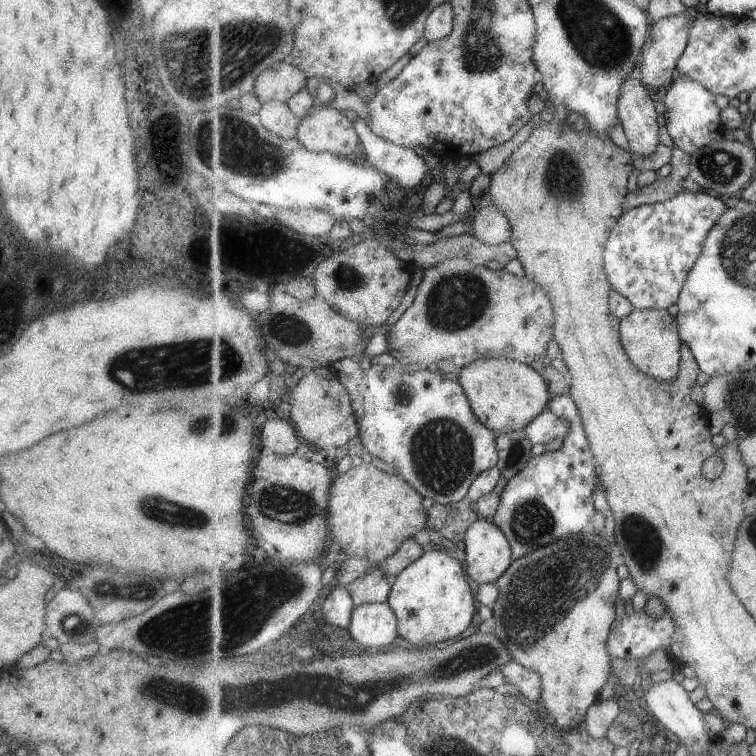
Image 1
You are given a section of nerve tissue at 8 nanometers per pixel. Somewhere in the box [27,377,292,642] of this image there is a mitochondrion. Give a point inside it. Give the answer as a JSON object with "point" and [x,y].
{"point":[160,511]}

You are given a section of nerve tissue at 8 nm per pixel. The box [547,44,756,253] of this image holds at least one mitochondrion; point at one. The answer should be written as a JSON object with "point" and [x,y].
{"point":[718,167]}

